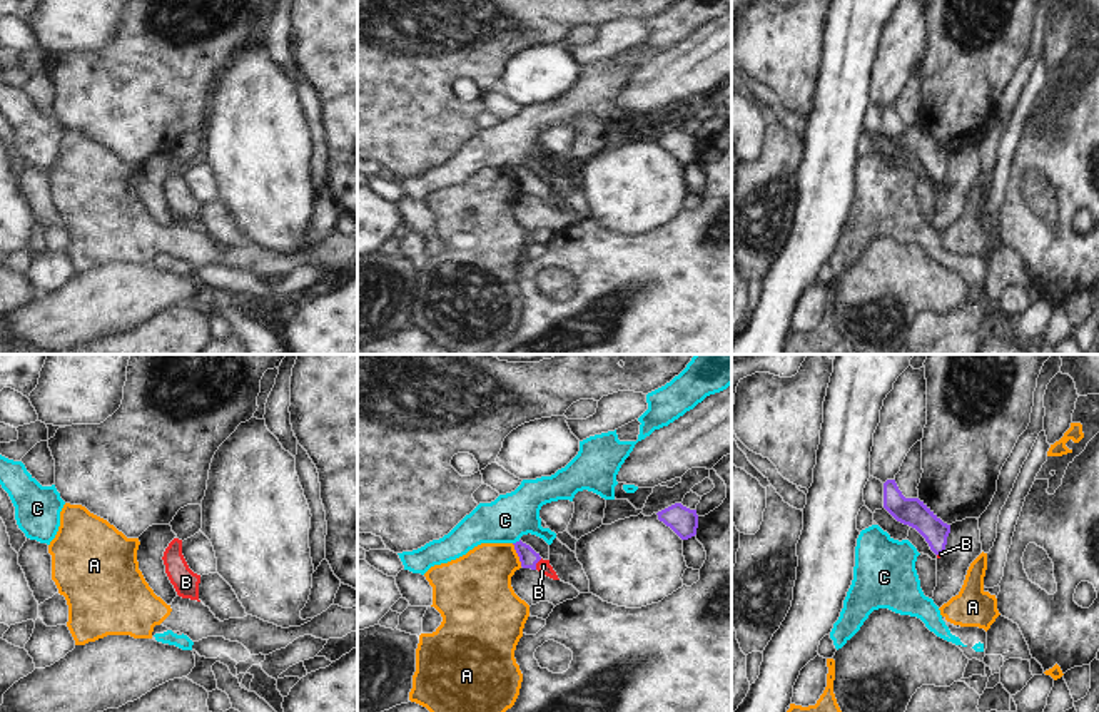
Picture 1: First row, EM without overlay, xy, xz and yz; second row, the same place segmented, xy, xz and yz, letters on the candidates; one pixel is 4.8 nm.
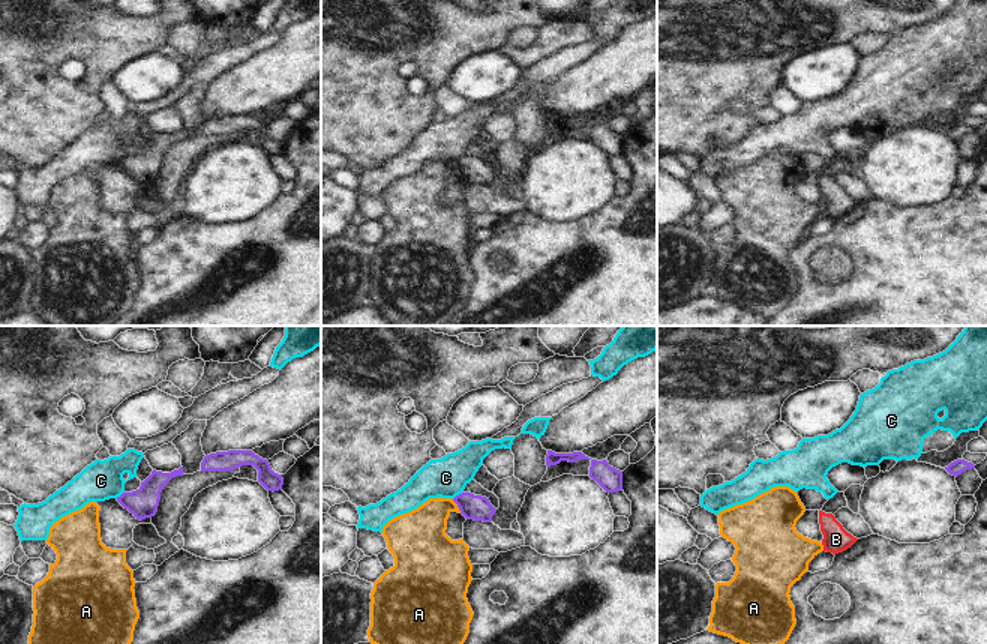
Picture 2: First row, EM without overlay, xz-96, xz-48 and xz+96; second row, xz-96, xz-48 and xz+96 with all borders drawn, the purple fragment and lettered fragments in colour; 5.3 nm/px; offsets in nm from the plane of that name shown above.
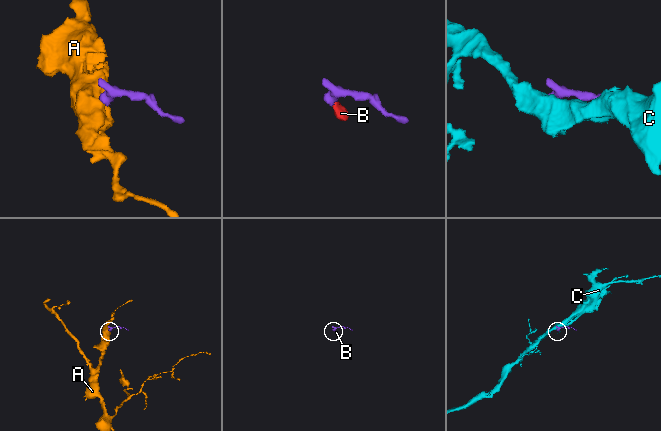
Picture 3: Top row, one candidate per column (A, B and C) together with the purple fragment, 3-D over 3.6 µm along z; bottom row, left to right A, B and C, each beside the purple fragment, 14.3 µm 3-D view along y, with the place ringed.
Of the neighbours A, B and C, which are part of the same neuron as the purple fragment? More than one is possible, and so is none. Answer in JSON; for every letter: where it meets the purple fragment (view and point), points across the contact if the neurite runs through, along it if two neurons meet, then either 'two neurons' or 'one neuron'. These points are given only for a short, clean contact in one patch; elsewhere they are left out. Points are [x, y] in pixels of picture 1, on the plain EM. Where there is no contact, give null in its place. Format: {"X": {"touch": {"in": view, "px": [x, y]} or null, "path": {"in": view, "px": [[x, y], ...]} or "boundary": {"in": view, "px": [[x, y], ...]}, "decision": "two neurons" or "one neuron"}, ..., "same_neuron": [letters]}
{"A": {"touch": {"in": "xz", "px": [518, 181]}, "boundary": {"in": "xz", "px": [[511, 169], [521, 191]]}, "decision": "two neurons"}, "B": {"touch": {"in": "xz", "px": [536, 188]}, "path": {"in": "xz", "px": [[528, 183], [536, 188], [543, 191]]}, "decision": "one neuron"}, "C": {"touch": {"in": "xz", "px": [516, 167]}, "boundary": {"in": "xz", "px": [[520, 166], [513, 169]]}, "decision": "two neurons"}, "same_neuron": ["B"]}

